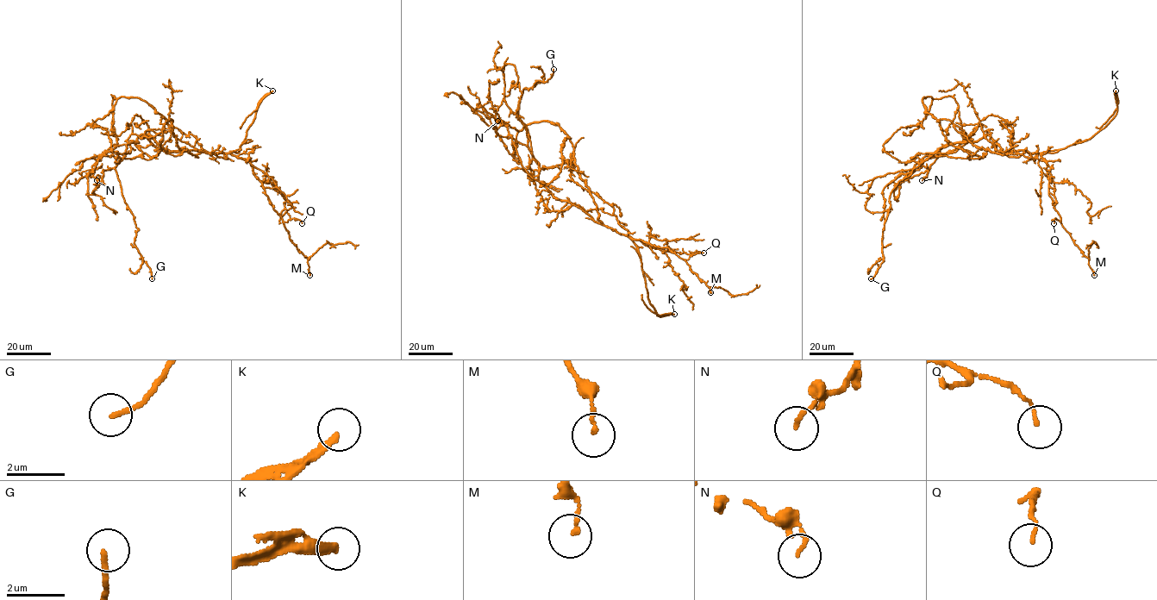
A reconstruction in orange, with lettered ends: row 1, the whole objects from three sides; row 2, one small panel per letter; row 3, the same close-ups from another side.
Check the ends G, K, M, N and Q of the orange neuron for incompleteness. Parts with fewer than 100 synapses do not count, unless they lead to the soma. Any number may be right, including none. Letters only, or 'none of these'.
K

